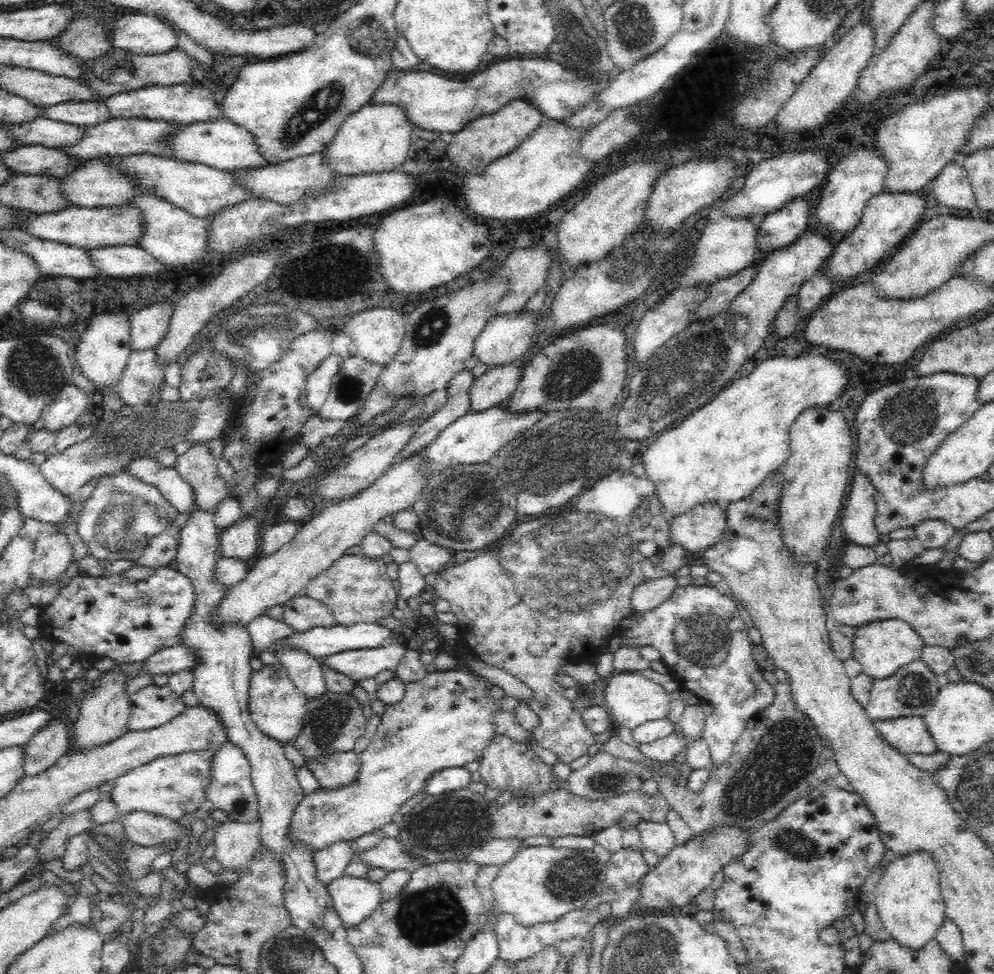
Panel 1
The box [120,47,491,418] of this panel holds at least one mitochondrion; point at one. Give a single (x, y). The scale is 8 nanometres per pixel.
(324, 102)

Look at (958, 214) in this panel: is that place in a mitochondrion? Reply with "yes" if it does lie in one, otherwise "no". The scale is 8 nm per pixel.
no

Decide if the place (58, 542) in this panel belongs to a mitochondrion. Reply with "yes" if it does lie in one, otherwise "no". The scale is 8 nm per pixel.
no

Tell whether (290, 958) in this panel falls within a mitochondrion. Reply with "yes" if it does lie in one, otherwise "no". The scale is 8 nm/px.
yes

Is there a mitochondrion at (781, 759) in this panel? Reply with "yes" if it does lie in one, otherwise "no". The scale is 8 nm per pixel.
yes

